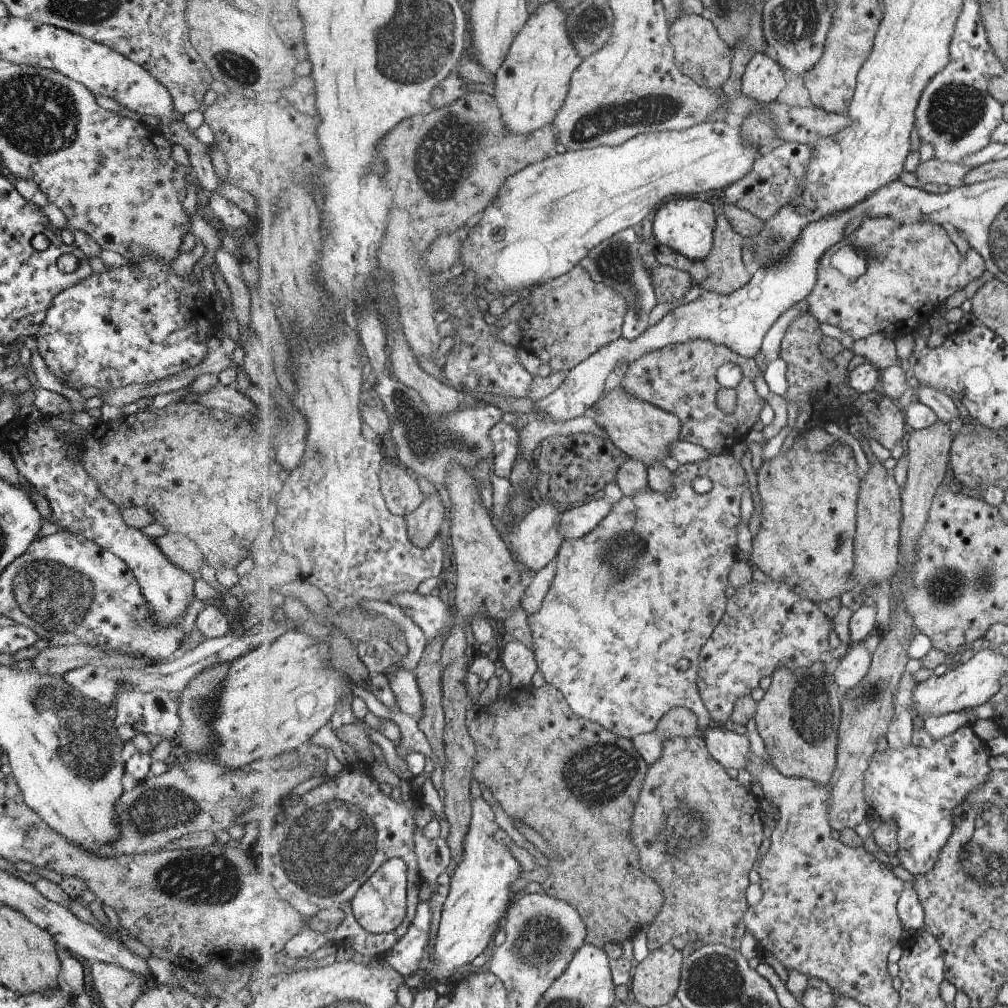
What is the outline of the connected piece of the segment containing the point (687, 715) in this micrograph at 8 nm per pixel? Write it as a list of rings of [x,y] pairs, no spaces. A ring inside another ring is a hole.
[[[687,707],[672,708],[658,724],[657,733],[664,739],[692,737],[699,728],[699,718]]]

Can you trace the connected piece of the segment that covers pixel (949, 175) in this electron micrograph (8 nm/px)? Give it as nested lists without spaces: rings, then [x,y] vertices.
[[[928,159],[919,164],[915,170],[918,186],[925,186],[929,183],[947,185],[957,189],[963,185],[965,175],[971,170],[970,167],[961,163],[951,163],[941,159]]]

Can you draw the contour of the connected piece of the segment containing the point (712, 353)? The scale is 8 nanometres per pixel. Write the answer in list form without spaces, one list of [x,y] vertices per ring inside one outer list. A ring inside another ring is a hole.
[[[703,339],[650,352],[630,364],[621,375],[623,380],[620,386],[628,393],[675,414],[681,420],[679,440],[702,446],[711,455],[729,453],[737,442],[744,440],[749,430],[757,424],[766,403],[757,392],[756,380],[760,372],[755,358],[741,356],[728,346]],[[727,363],[739,365],[743,369],[743,382],[735,389],[737,405],[731,414],[725,414],[717,406],[717,394],[721,390],[717,371]]]

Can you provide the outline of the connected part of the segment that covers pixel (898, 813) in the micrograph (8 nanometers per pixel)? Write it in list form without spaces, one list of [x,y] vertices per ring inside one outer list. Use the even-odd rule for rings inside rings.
[[[969,725],[961,727],[957,730],[957,732],[954,732],[941,740],[934,741],[932,747],[930,748],[917,748],[917,745],[911,744],[906,749],[889,749],[887,747],[887,750],[885,750],[882,754],[876,753],[875,772],[869,772],[869,776],[867,776],[867,784],[875,784],[875,810],[873,810],[873,812],[879,816],[879,822],[886,821],[887,819],[895,819],[898,822],[898,825],[901,826],[901,836],[899,836],[897,856],[900,860],[899,864],[902,868],[905,868],[914,877],[917,875],[927,874],[935,868],[937,861],[940,858],[941,851],[945,848],[949,838],[951,838],[951,835],[953,834],[953,831],[956,829],[954,814],[952,813],[953,809],[957,805],[965,802],[965,800],[969,798],[968,794],[971,791],[980,789],[981,786],[984,786],[991,773],[992,770],[991,766],[989,766],[989,756],[987,756],[987,752],[985,752],[985,742],[977,738],[977,734],[973,732],[972,726]],[[893,768],[895,768],[895,770],[901,770],[901,784],[903,784],[903,786],[897,786],[895,782],[891,782],[891,780],[897,780],[897,778],[893,778],[893,776],[895,776],[895,774],[893,774]]]

